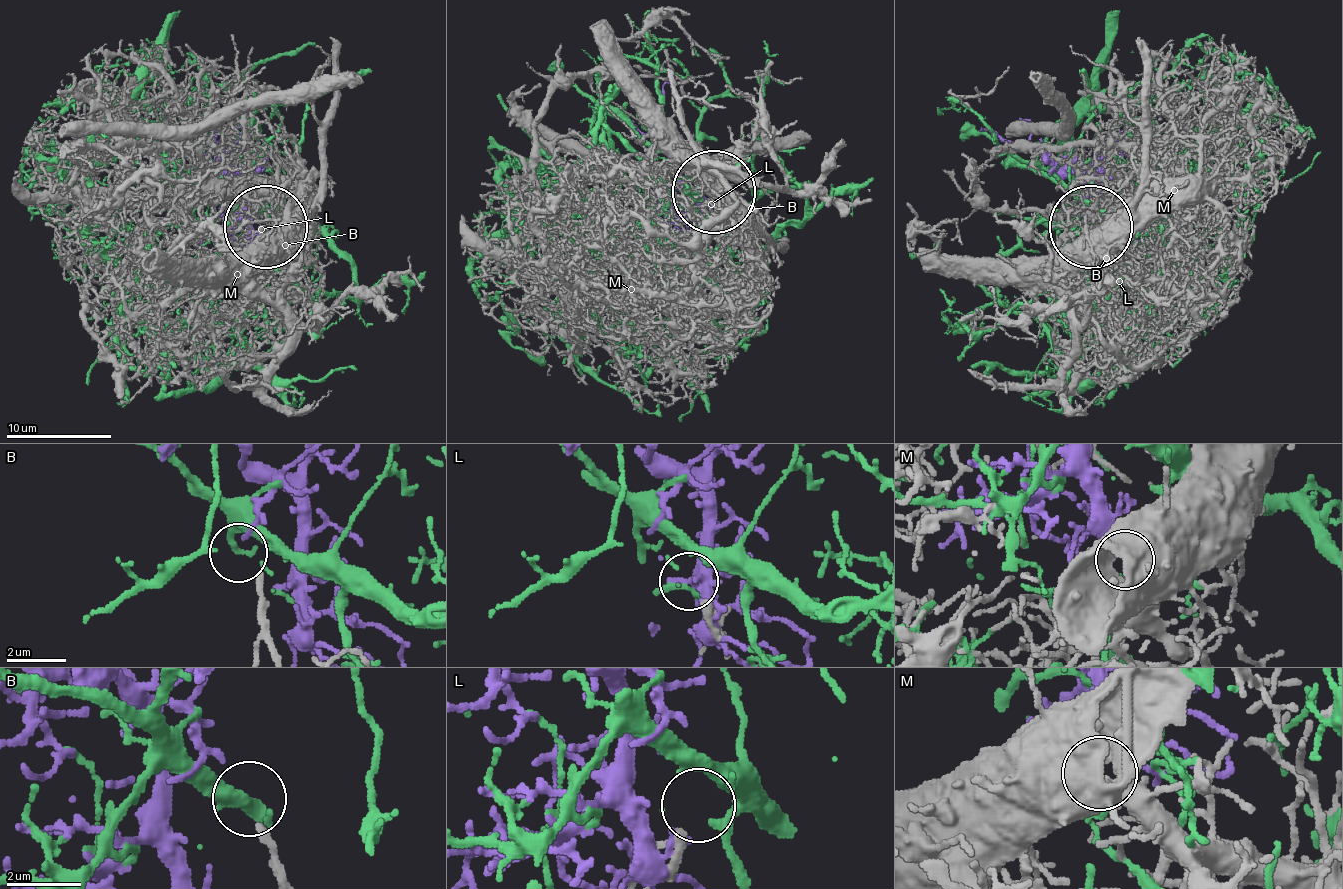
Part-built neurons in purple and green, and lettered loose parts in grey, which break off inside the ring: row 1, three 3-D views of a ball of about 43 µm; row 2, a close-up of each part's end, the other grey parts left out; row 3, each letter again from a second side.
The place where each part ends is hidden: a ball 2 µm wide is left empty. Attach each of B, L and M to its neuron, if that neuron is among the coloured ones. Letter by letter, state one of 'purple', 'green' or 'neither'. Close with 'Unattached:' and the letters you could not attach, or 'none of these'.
B: neither
L: green
M: purple
Unattached: B

